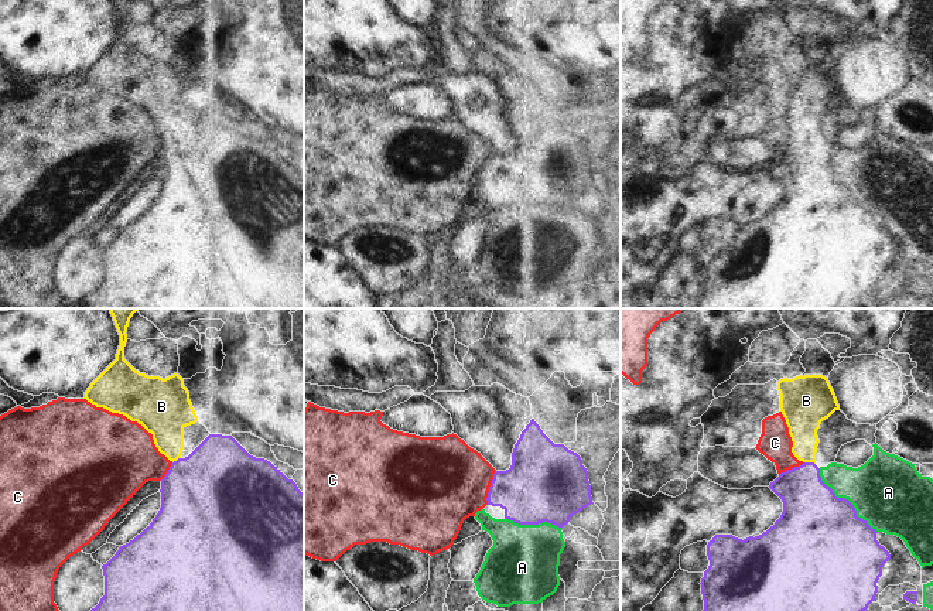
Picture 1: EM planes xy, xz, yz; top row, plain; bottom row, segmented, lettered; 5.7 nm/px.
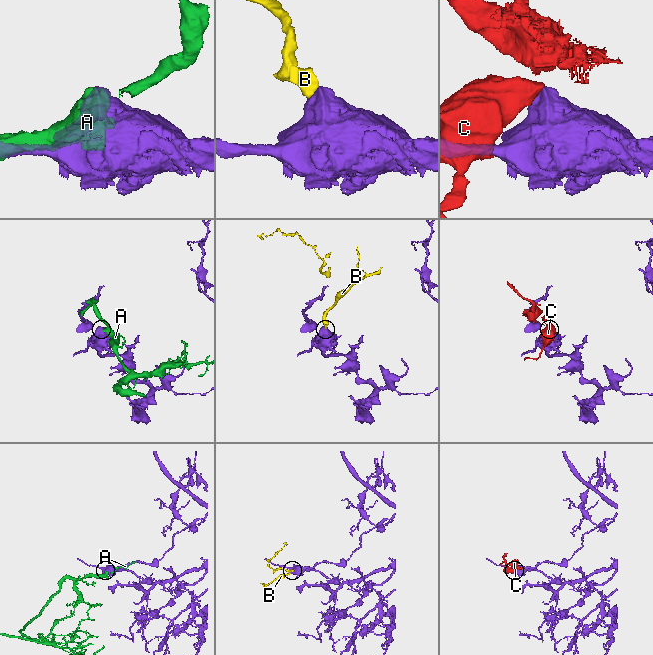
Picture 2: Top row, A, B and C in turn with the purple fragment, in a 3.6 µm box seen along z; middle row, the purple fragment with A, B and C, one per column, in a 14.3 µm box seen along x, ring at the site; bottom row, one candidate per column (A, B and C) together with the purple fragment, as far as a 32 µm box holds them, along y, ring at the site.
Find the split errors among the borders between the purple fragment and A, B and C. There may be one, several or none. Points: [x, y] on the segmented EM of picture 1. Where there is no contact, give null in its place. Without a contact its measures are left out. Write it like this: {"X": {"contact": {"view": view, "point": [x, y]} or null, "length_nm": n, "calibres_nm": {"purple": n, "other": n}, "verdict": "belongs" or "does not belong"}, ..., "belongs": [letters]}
{"A": {"contact": {"view": "yz", "point": [844, 498]}, "length_nm": 500, "calibres_nm": {"purple": 480, "other": 400}, "verdict": "does not belong"}, "B": {"contact": {"view": "yz", "point": [810, 463]}, "length_nm": 70, "calibres_nm": {"purple": 300, "other": 190}, "verdict": "belongs"}, "C": {"contact": {"view": "xz", "point": [489, 487]}, "length_nm": 200, "calibres_nm": {"purple": 380, "other": 480}, "verdict": "does not belong"}, "belongs": ["B"]}

